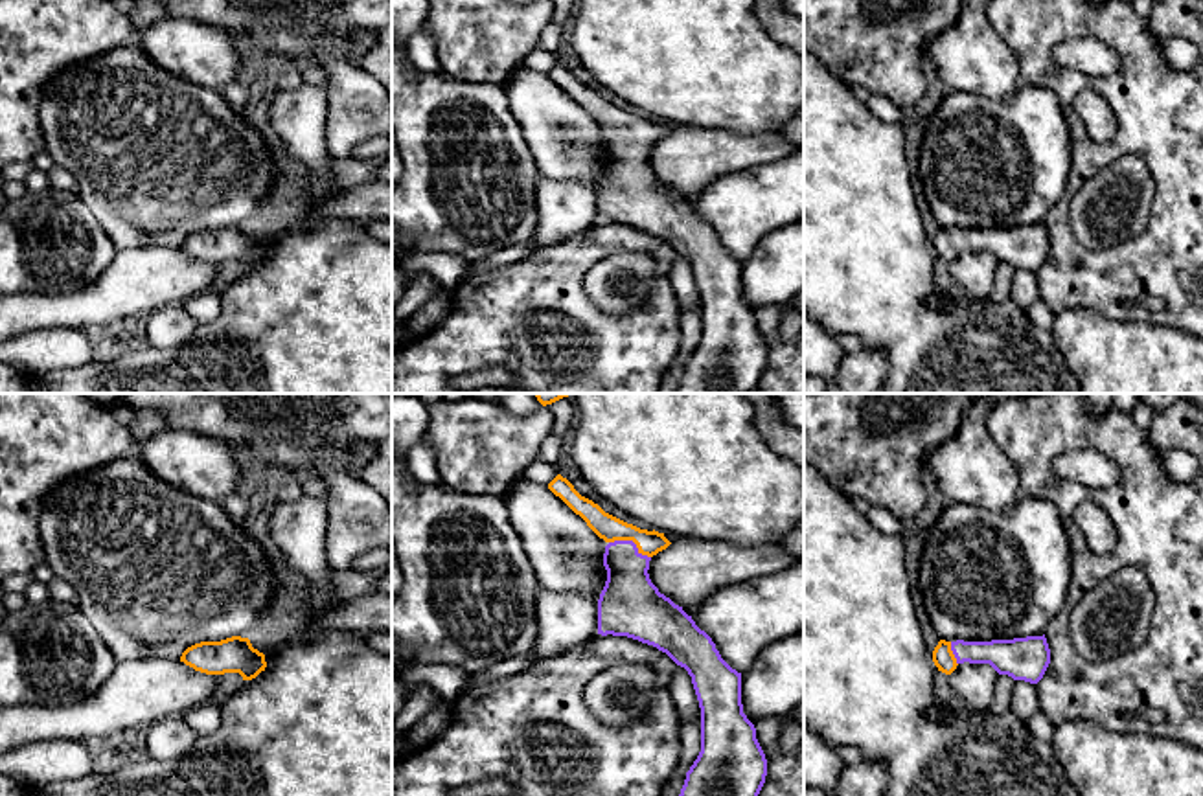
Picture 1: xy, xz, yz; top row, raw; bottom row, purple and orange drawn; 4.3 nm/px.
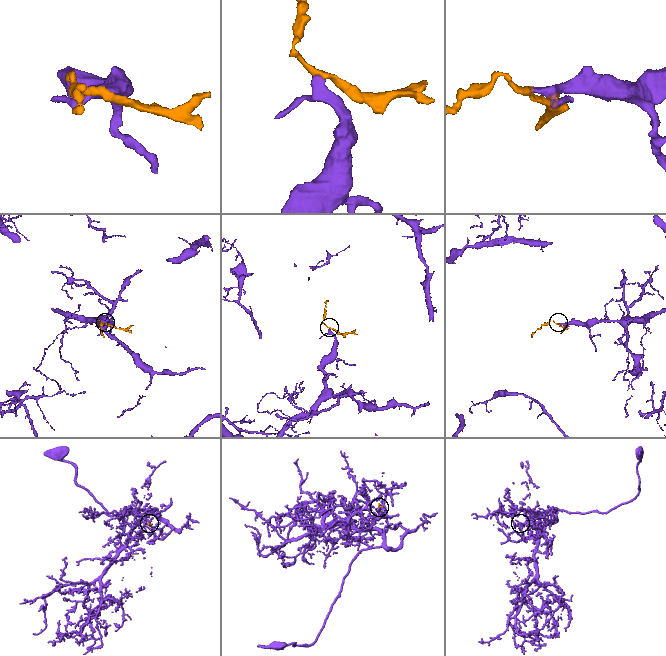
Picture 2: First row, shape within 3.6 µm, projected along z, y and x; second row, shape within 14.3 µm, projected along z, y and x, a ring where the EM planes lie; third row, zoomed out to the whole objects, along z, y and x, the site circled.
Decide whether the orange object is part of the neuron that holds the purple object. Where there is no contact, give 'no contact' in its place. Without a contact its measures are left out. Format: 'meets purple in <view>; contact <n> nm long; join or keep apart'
meets purple in xz; contact 200 nm long; join

